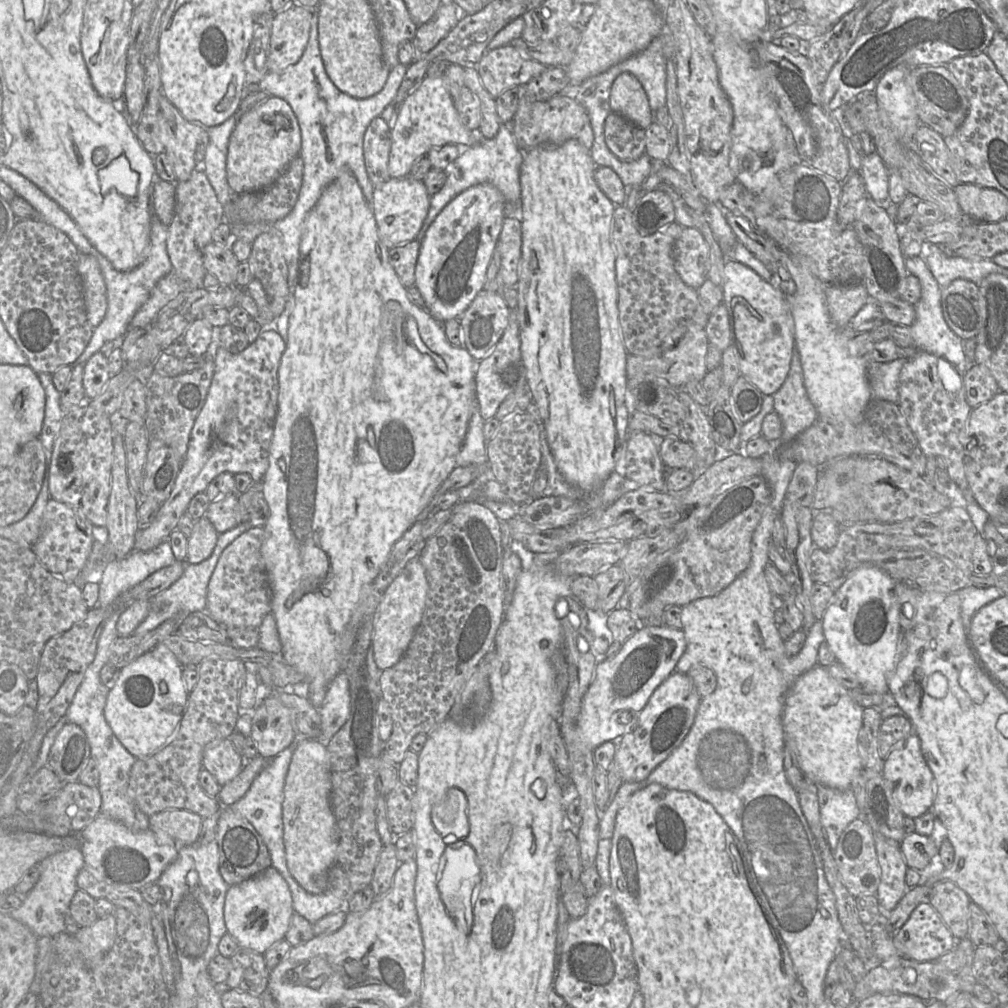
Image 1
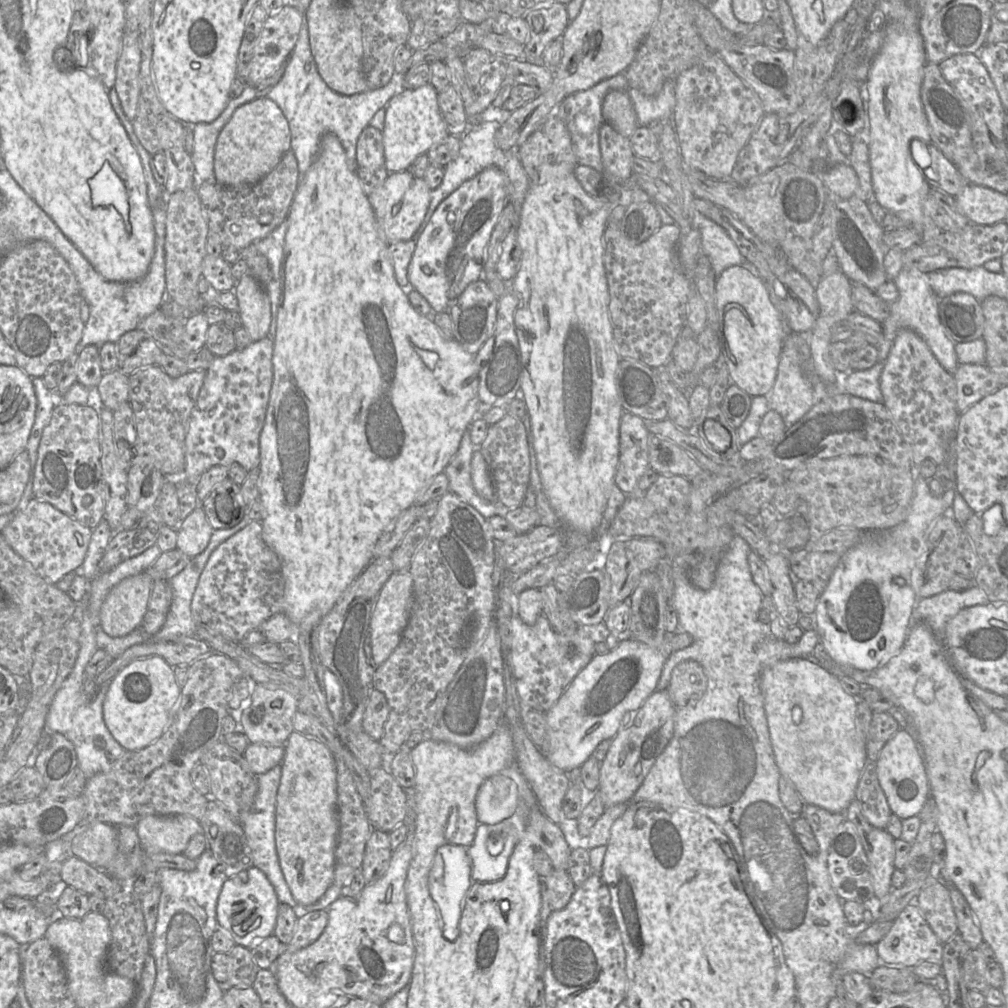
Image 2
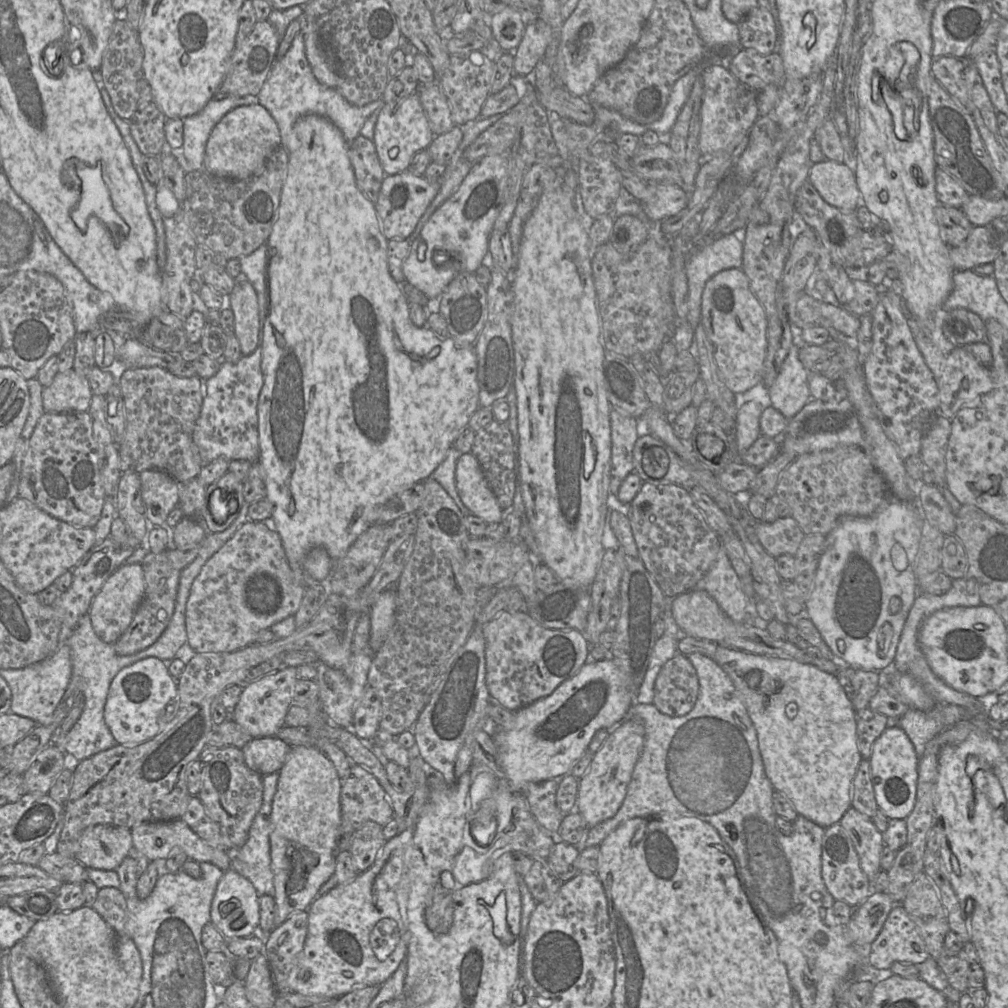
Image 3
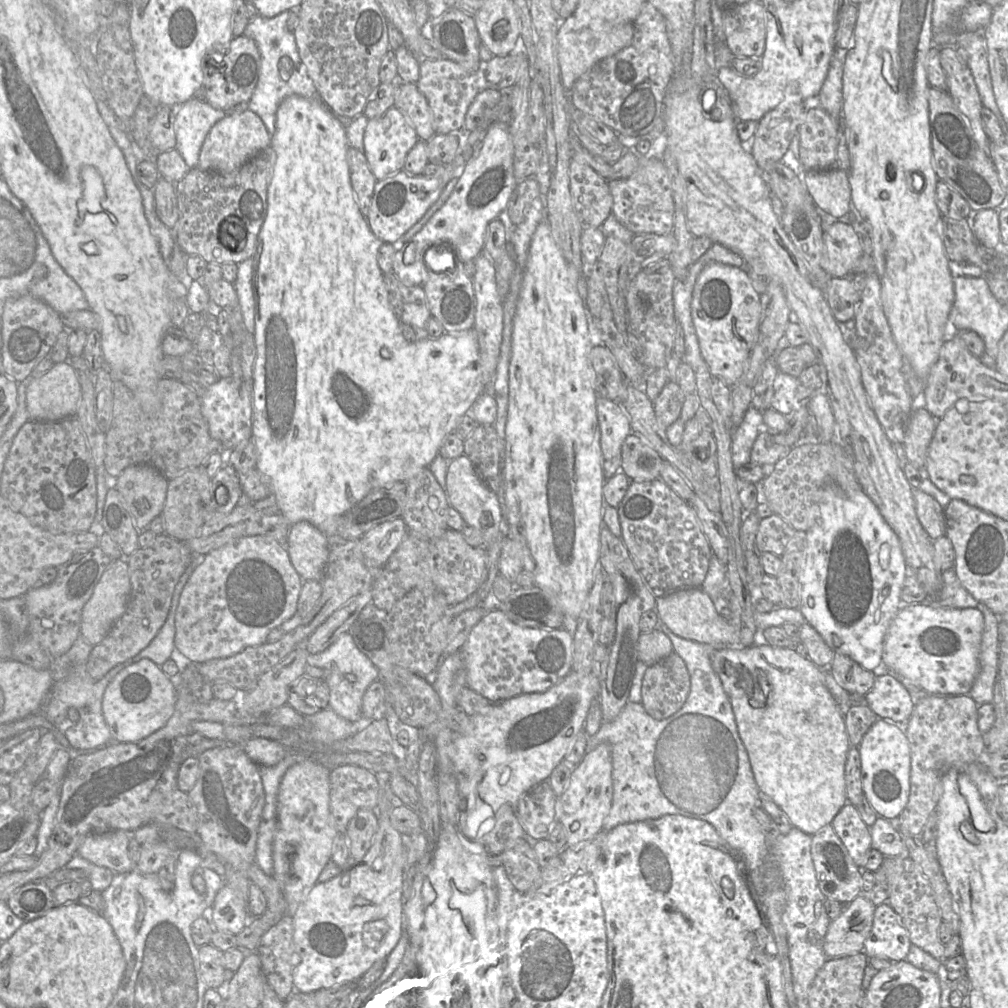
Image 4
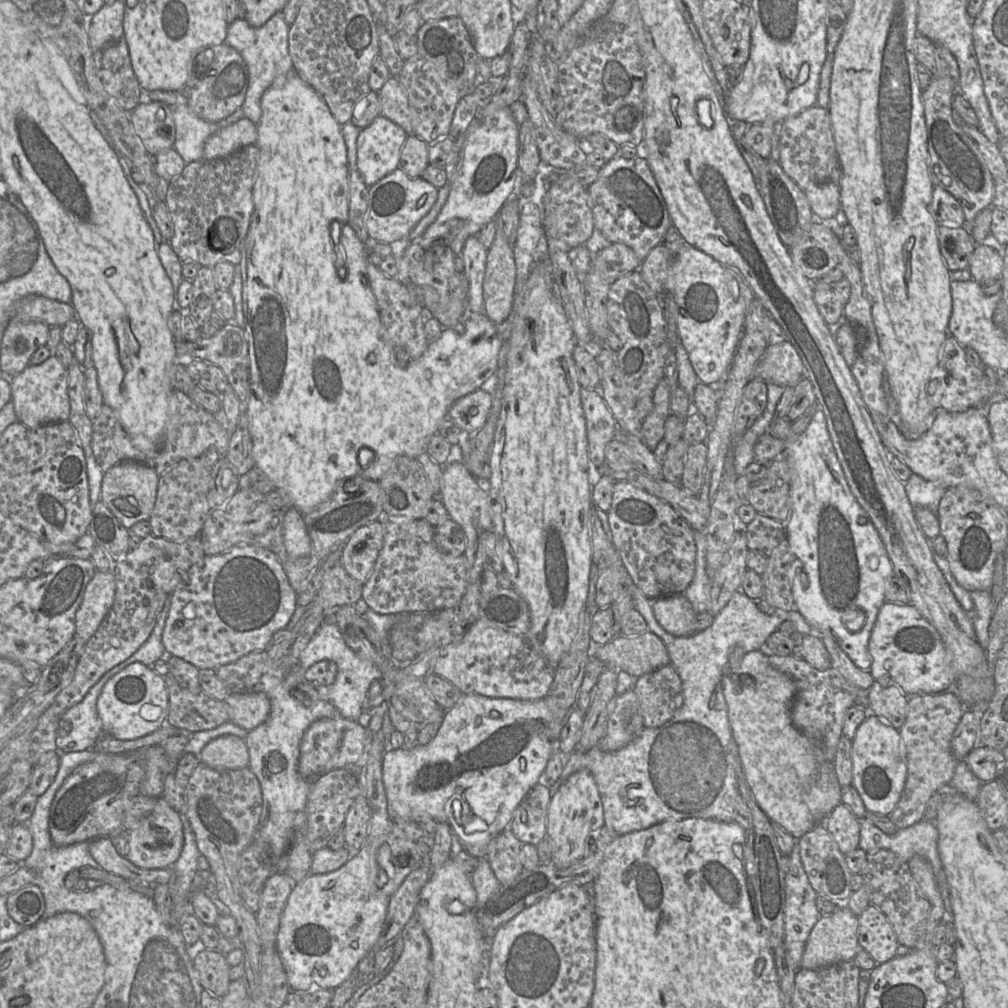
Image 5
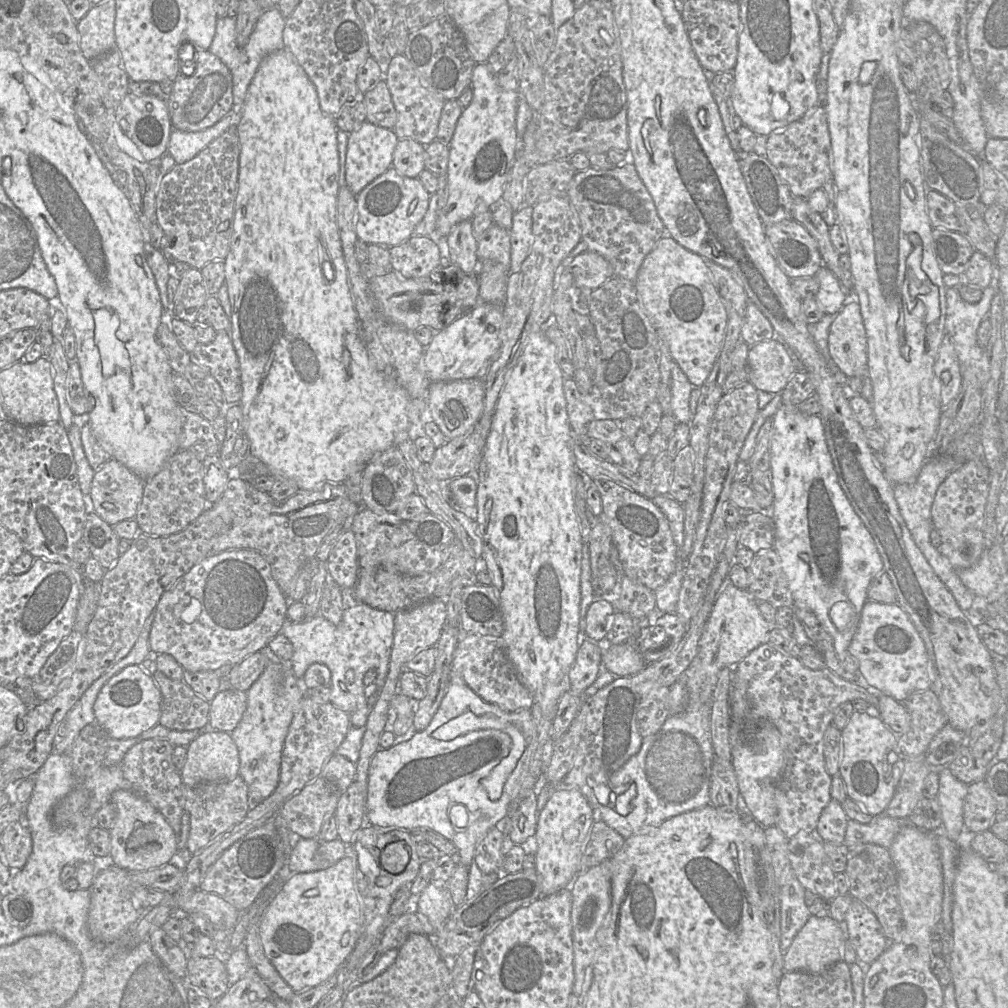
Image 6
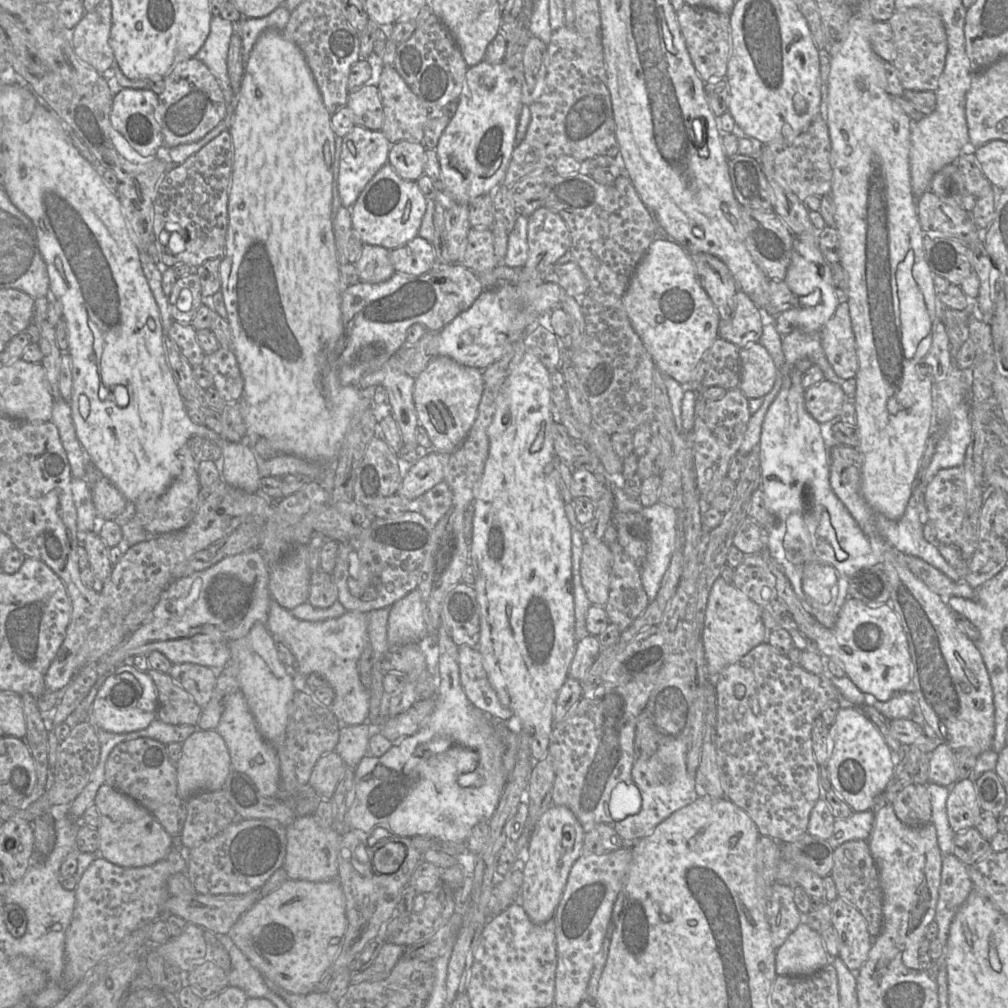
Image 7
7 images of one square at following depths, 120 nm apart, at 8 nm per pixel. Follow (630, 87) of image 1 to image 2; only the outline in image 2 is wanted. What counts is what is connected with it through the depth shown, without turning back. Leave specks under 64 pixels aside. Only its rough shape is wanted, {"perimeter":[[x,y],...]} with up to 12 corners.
{"perimeter":[[611,90],[603,120],[629,138],[640,126],[628,90]]}

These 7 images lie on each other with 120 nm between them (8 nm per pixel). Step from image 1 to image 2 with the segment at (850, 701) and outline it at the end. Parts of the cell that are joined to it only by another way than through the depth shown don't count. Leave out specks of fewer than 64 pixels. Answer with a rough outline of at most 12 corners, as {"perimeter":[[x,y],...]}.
{"perimeter":[[808,658],[760,688],[780,774],[845,813],[858,698]]}

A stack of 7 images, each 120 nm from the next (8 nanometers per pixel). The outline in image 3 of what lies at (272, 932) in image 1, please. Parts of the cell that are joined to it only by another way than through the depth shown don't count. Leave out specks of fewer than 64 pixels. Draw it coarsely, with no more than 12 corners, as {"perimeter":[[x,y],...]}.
{"perimeter":[[224,871],[210,918],[225,939],[260,930],[259,895]]}

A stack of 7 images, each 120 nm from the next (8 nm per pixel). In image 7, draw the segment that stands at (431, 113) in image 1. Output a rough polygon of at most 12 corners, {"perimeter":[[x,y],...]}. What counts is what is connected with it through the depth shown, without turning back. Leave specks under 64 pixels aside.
{"perimeter":[[355,125],[342,137],[341,204],[351,208],[388,163],[381,130]]}

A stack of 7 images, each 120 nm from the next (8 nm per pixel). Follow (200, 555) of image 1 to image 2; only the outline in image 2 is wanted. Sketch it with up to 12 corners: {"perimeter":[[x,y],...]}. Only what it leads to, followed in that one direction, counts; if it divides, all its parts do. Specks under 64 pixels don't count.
{"perimeter":[[201,507],[173,529],[177,549],[191,558],[214,531]]}

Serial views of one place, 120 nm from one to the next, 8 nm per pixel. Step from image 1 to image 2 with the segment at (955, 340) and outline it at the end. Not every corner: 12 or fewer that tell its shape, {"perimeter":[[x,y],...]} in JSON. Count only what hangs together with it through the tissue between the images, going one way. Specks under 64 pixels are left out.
{"perimeter":[[902,269],[899,297],[882,323],[878,361],[898,331],[914,331],[953,375],[956,343],[940,322],[940,300],[928,274]]}

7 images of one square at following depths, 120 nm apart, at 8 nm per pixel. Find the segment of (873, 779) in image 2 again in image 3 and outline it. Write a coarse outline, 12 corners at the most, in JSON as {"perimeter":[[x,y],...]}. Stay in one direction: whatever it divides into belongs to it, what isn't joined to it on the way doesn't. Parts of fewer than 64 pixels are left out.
{"perimeter":[[861,760],[851,806],[867,817],[878,810],[870,762]]}

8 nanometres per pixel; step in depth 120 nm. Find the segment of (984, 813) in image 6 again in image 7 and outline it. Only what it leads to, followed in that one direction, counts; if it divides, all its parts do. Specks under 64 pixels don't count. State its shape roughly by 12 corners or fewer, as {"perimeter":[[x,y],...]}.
{"perimeter":[[957,781],[947,798],[955,833],[973,828],[982,813],[974,783]]}

